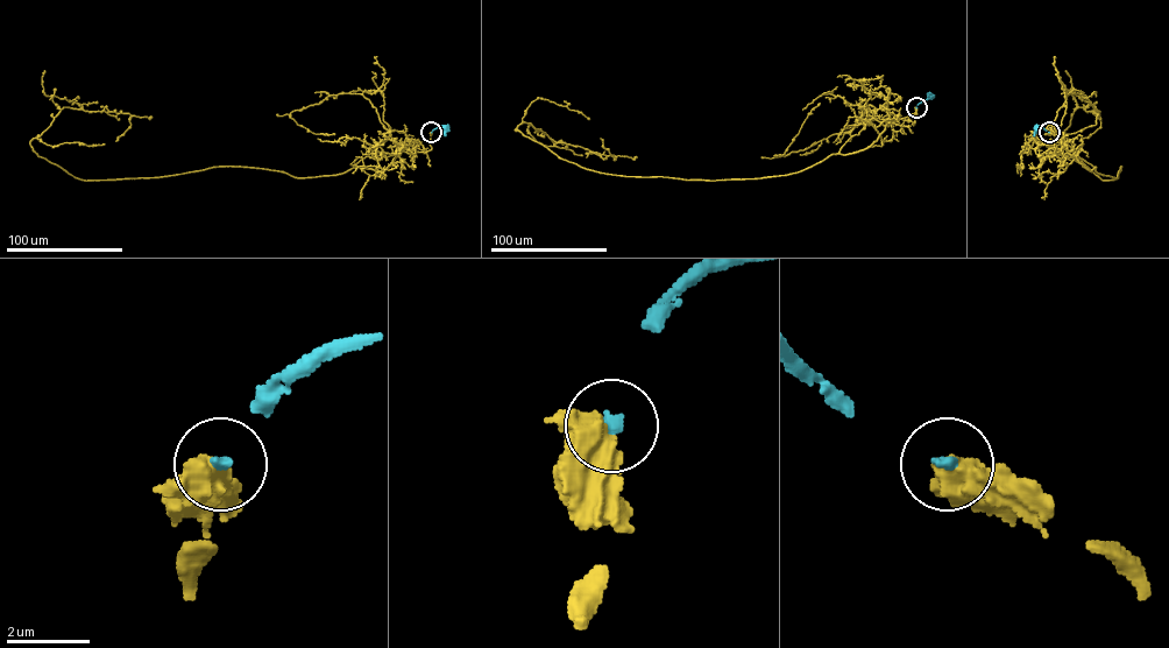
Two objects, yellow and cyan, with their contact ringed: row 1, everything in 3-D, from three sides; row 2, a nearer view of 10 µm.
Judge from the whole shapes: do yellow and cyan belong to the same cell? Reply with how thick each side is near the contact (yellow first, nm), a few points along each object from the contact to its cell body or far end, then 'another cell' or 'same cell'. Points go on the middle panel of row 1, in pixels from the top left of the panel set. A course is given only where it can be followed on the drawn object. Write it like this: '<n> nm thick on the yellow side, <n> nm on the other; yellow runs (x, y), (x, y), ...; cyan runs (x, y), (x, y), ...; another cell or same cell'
500 nm thick on the yellow side, 200 nm on the other; yellow runs (916, 107), (863, 149), (750, 178), (600, 173), (515, 129), (530, 122), (557, 142), (615, 160), (600, 138); cyan runs (916, 107), (930, 96); same cell

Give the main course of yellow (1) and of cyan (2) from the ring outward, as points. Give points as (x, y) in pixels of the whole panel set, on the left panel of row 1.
1: (431, 132), (381, 170), (300, 177), (84, 181), (29, 142), (68, 107), (128, 113), (115, 141)
2: (431, 132), (446, 128)

